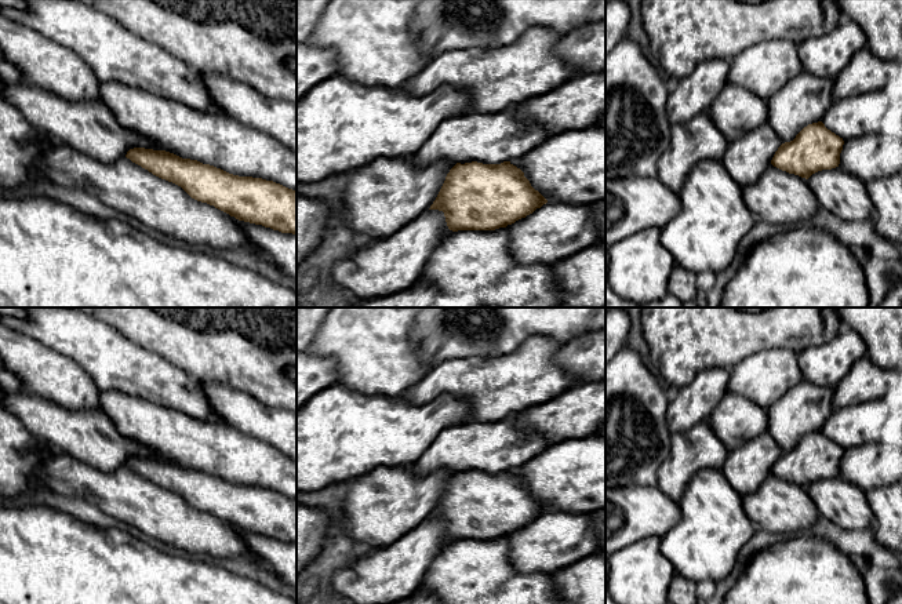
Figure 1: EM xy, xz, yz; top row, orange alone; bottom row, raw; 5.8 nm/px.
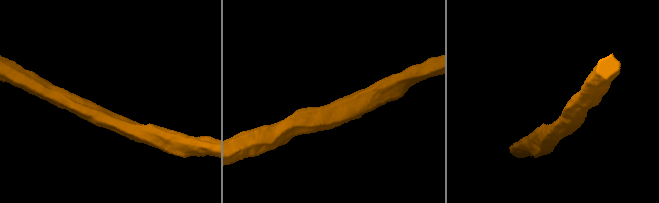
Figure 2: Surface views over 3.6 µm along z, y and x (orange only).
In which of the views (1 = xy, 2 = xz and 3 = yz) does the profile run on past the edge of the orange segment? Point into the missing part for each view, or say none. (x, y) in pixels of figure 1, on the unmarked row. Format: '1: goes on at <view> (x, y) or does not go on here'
1: does not go on here
2: does not go on here
3: does not go on here

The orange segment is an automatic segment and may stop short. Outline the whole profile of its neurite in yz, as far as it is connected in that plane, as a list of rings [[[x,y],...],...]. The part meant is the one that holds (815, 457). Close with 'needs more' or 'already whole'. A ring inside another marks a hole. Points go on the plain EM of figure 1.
[[[822,430],[804,436],[793,450],[782,452],[771,473],[789,483],[808,488],[822,479],[840,473],[844,450],[825,436]]]; already whole

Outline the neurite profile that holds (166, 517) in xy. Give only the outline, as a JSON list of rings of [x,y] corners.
[[[43,441],[36,445],[36,454],[44,480],[91,502],[153,542],[185,556],[257,561],[239,536],[239,528],[192,507],[181,495],[153,484],[127,466],[105,473]]]

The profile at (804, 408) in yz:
[[[803,378],[767,410],[767,432],[782,452],[790,451],[808,433],[823,429],[833,412],[833,387],[818,386]]]

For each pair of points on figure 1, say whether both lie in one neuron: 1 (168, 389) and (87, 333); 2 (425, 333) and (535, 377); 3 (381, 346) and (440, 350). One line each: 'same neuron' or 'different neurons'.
1: same neuron
2: different neurons
3: different neurons

